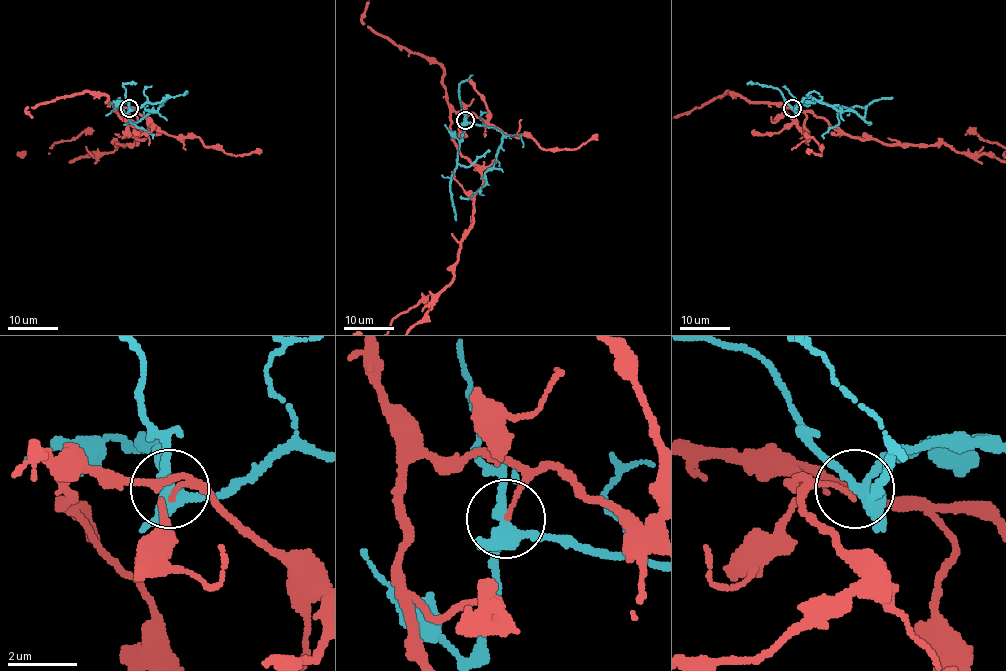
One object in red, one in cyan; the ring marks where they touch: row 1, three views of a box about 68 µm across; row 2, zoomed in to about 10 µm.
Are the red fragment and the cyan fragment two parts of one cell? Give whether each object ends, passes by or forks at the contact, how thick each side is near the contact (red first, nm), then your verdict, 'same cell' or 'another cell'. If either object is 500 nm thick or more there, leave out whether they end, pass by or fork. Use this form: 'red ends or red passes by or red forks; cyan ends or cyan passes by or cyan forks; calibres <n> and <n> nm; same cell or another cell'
red ends; cyan forks; calibres 130 and 320 nm; another cell

